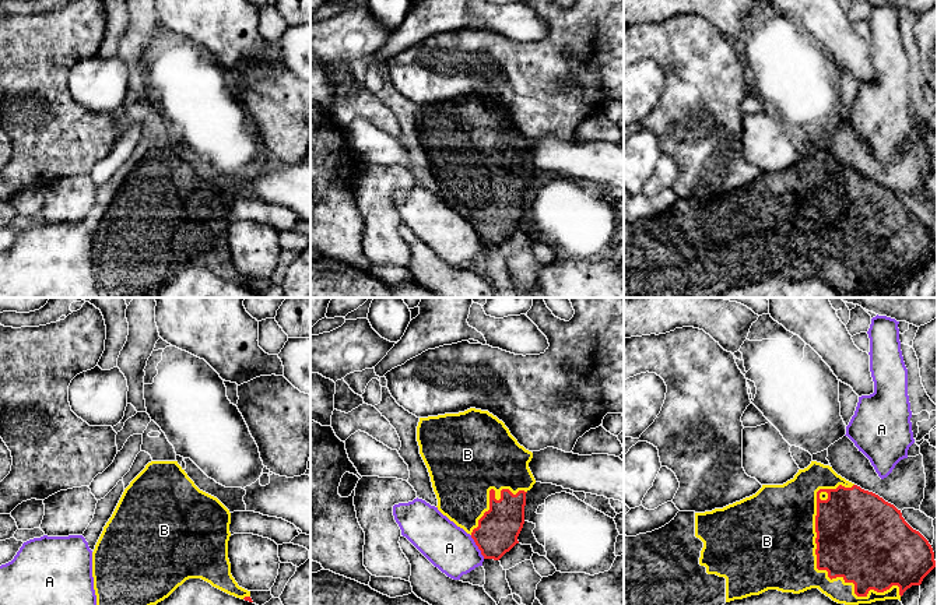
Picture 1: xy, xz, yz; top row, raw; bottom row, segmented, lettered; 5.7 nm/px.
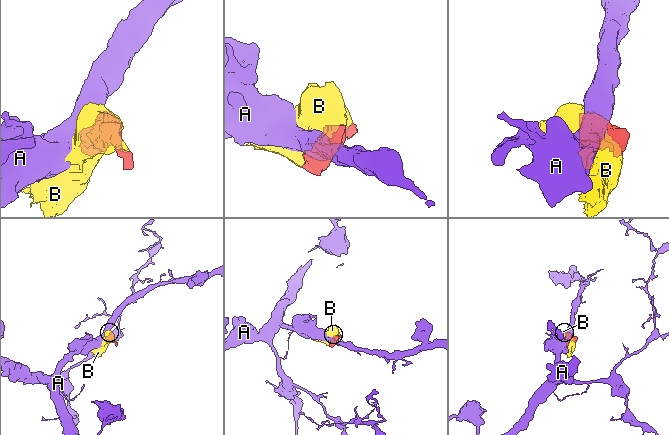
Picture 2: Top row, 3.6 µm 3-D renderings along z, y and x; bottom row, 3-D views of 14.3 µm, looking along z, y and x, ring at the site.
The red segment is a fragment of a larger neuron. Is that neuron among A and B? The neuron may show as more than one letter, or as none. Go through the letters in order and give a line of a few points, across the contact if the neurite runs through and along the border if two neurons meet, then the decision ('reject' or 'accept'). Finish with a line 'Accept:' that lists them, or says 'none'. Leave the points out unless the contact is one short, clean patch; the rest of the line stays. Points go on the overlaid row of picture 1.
A: xz (470, 535), (484, 558) | reject
B: accept
Accept: B

